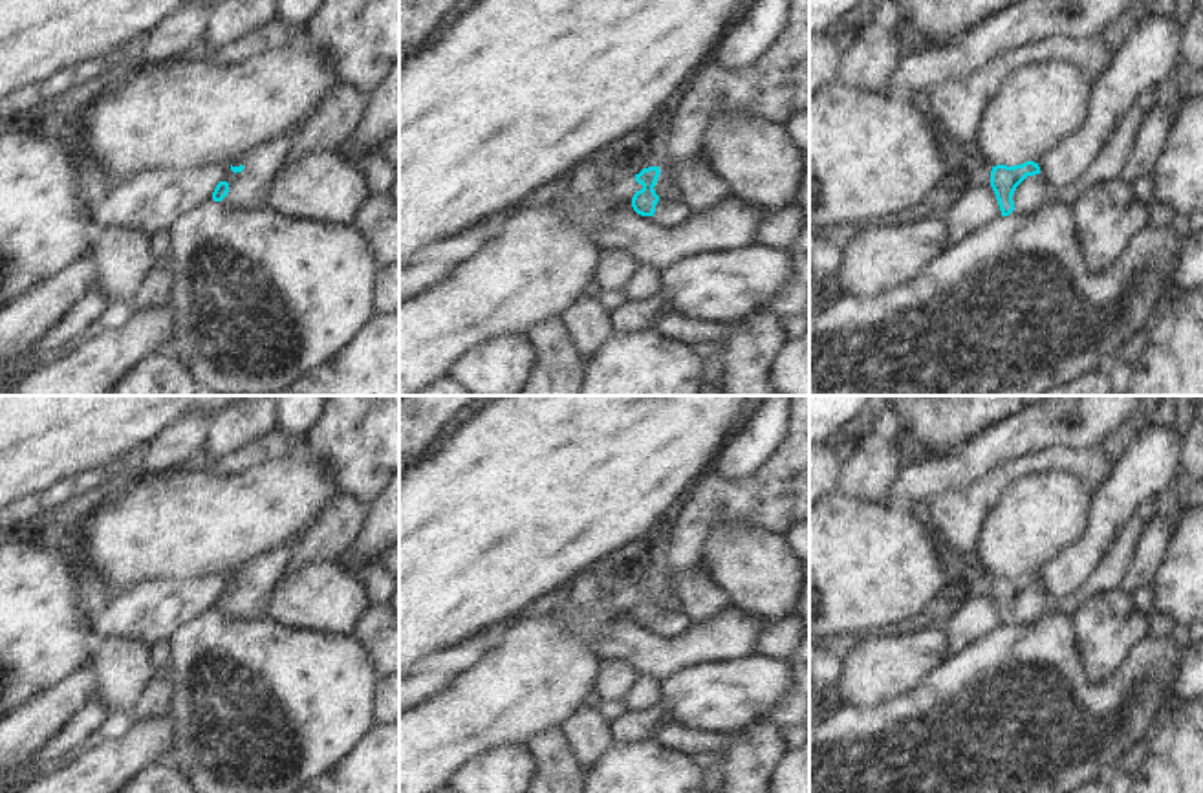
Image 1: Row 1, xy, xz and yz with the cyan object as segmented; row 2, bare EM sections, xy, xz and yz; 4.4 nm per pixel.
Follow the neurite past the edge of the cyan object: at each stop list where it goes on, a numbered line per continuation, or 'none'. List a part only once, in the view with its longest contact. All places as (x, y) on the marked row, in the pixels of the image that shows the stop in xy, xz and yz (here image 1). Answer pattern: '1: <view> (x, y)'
1: yz (1031, 193)

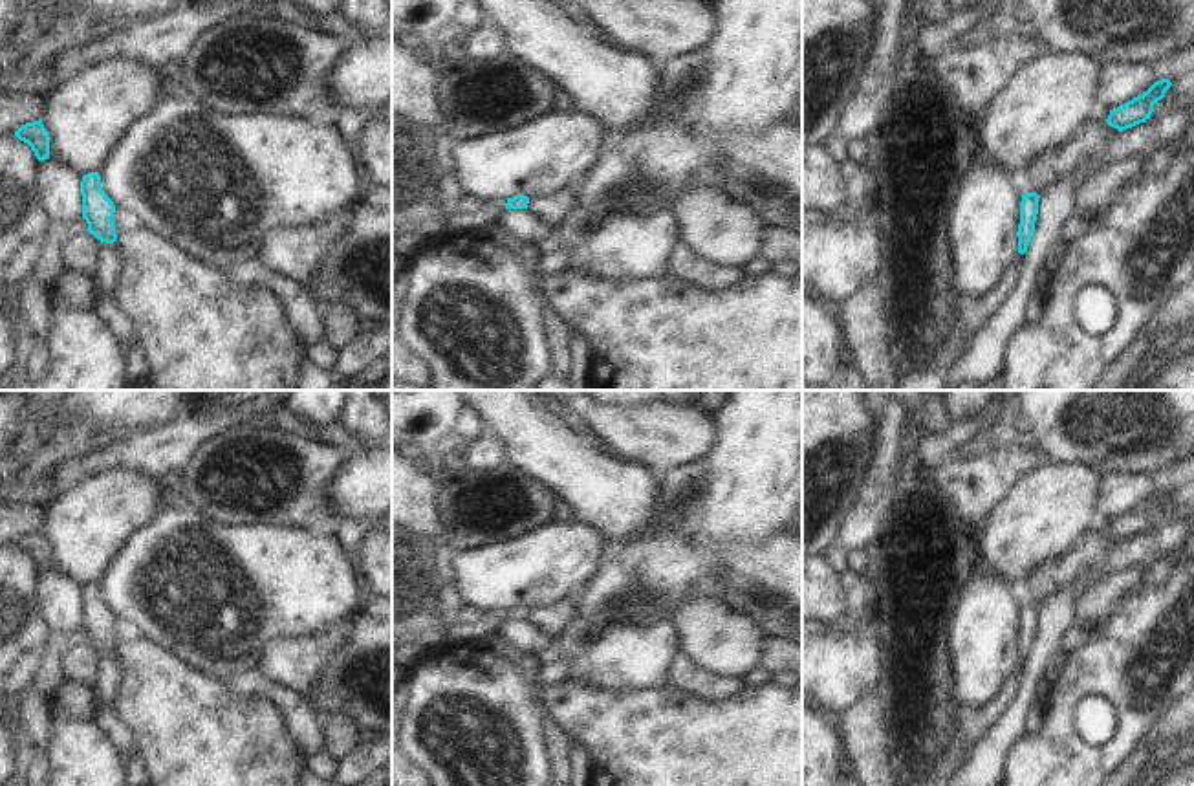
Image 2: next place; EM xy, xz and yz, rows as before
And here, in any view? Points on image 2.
none

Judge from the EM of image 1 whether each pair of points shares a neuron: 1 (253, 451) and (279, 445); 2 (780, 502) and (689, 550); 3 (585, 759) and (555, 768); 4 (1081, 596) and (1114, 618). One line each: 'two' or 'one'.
1: one
2: one
3: two
4: two

